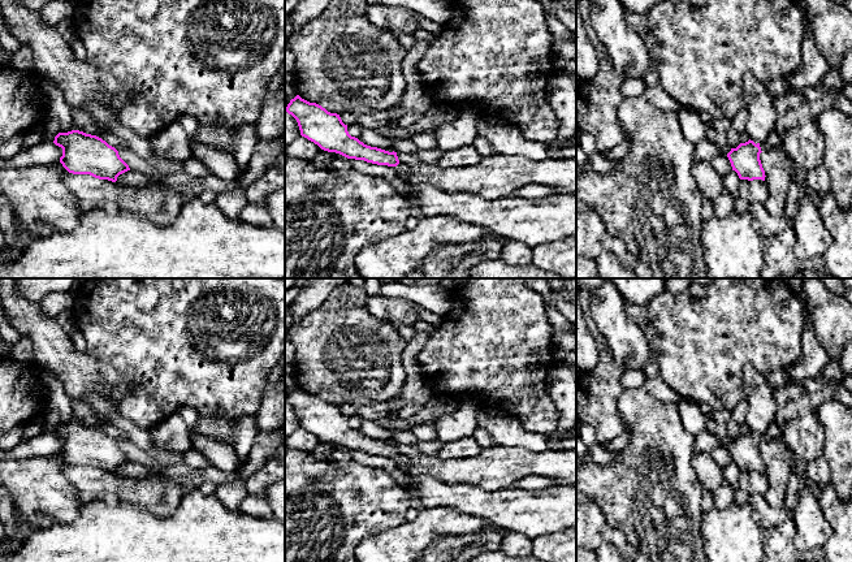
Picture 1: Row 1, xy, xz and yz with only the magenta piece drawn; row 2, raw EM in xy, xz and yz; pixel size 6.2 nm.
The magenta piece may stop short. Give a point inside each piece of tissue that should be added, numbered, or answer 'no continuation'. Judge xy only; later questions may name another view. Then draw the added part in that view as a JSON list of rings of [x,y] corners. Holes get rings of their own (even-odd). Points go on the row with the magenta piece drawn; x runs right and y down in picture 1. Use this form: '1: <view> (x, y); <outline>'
no continuation

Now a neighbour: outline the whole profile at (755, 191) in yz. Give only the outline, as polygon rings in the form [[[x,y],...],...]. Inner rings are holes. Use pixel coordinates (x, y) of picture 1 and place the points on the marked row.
[[[741,180],[740,186],[739,186],[739,196],[741,199],[745,199],[747,202],[752,203],[765,203],[769,191],[767,186],[762,180]]]

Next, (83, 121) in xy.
[[[70,108],[74,125],[77,130],[83,131],[86,134],[96,135],[105,140],[109,146],[117,148],[127,147],[127,144],[114,134],[111,134],[108,131],[103,131],[96,121],[85,111],[78,108]]]

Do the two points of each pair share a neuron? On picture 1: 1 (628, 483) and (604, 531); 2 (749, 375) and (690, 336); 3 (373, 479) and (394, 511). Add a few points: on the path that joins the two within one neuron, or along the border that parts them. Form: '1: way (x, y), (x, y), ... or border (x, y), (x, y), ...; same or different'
1: border (589, 498), (599, 506), (604, 518), (630, 544); different
2: border (749, 362), (743, 367), (743, 396); different
3: way (373, 487), (373, 491), (386, 504); same

